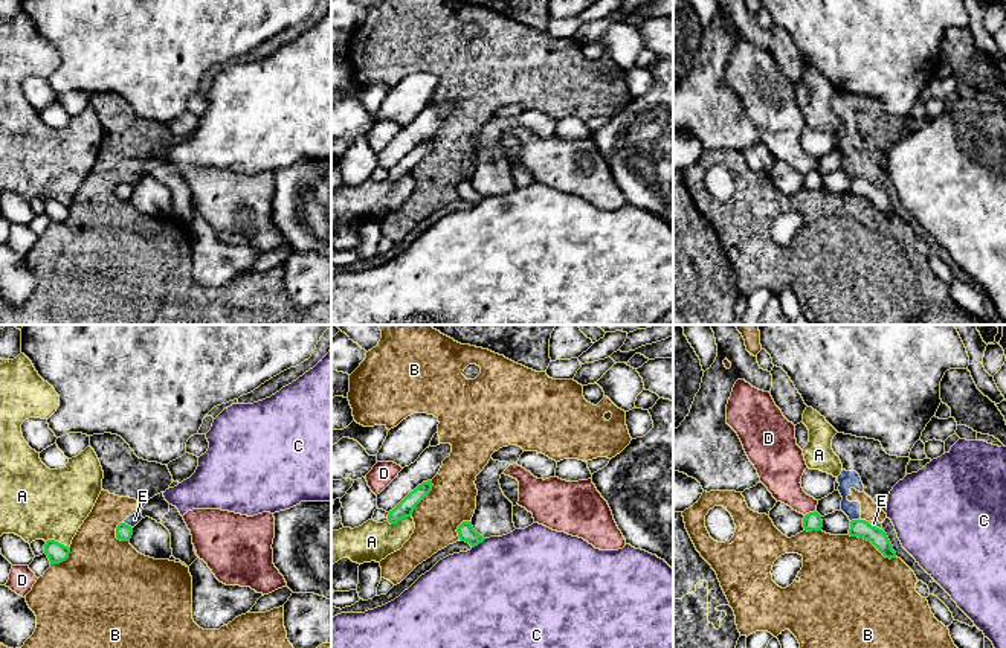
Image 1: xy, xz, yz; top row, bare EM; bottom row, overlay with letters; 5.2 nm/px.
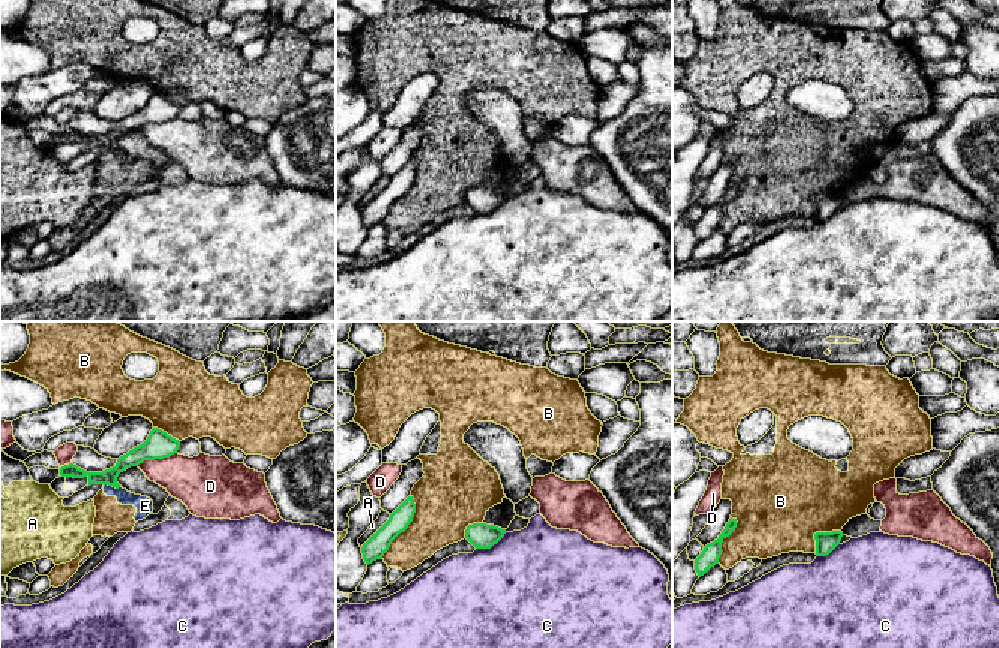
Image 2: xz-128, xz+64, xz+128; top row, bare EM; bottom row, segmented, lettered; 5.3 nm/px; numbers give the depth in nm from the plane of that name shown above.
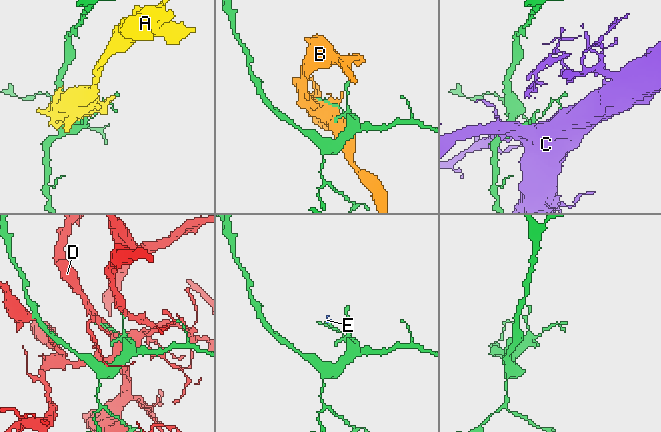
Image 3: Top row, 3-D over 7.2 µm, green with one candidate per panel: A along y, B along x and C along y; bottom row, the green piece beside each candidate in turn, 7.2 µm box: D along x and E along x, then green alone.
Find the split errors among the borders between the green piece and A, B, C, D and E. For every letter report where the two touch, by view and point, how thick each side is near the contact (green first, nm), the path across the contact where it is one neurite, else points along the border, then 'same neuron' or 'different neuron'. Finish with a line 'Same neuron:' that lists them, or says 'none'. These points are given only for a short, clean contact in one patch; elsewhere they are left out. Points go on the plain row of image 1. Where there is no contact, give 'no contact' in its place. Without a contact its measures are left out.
A: contact xy (58, 202); calibres 110 and 380 nm; different neuron
B: contact yz (873, 203); calibres 100 and 480 nm; different neuron
C: contact xz (478, 202); calibres 90 and 500 nm; different neuron
D: contact yz (809, 171); calibres 100 and 200 nm; different neuron
E: contact yz (855, 179); calibres 100 and 100 nm; border yz (860, 177), (851, 180); different neuron
Same neuron: none

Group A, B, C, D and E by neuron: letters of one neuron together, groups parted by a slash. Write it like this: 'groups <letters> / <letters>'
groups A / B E / C / D

